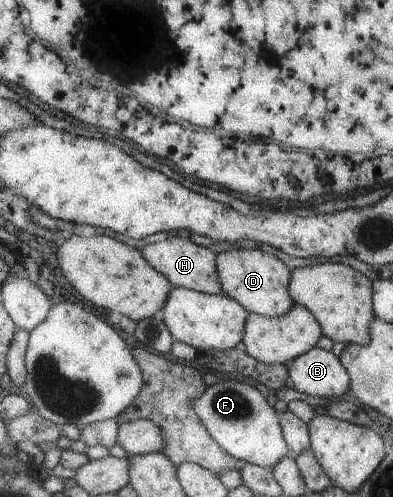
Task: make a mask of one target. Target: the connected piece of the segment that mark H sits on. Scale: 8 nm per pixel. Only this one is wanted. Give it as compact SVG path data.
M170 237L160 242L144 245L139 250L140 255L159 274L162 274L171 287L194 290L205 294L220 294L220 283L216 275L216 254L210 249L196 245L183 237Z

